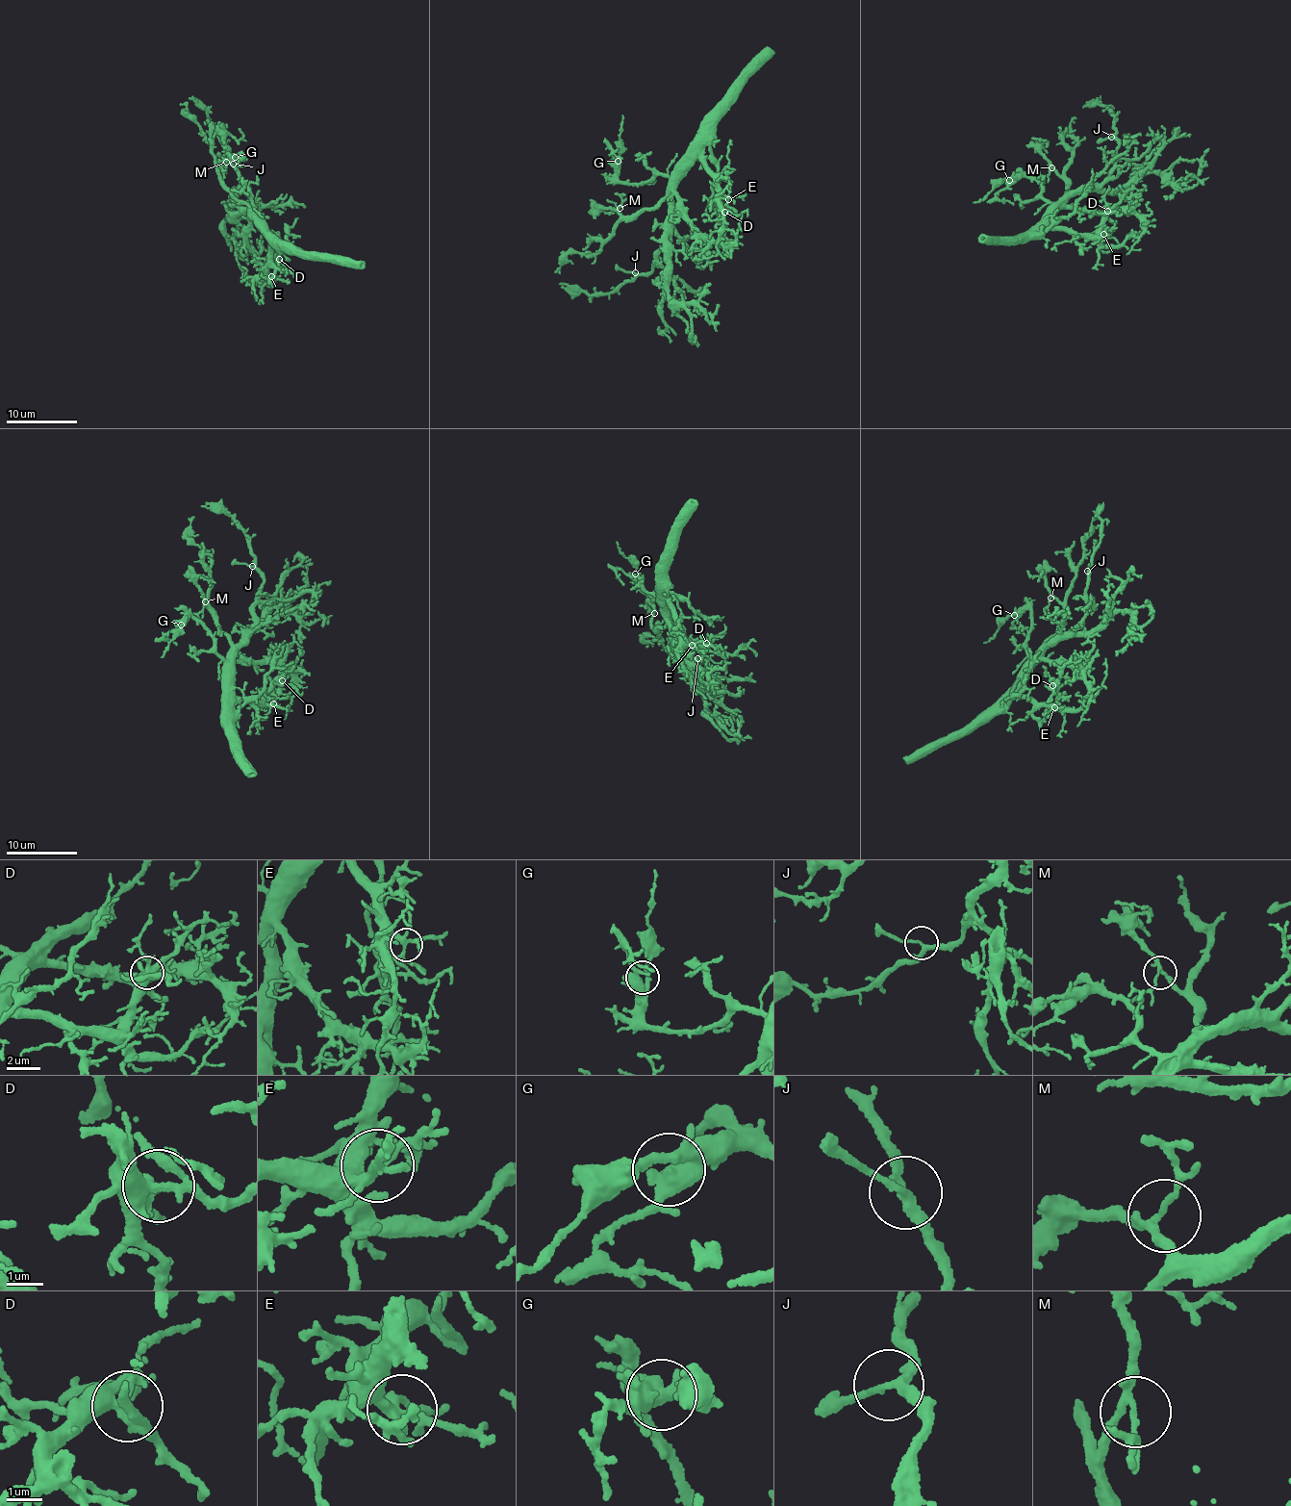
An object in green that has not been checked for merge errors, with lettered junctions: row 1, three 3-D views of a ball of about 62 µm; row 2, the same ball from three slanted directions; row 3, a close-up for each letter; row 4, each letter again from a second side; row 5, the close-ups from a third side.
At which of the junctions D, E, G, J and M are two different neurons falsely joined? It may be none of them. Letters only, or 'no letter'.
no letter

